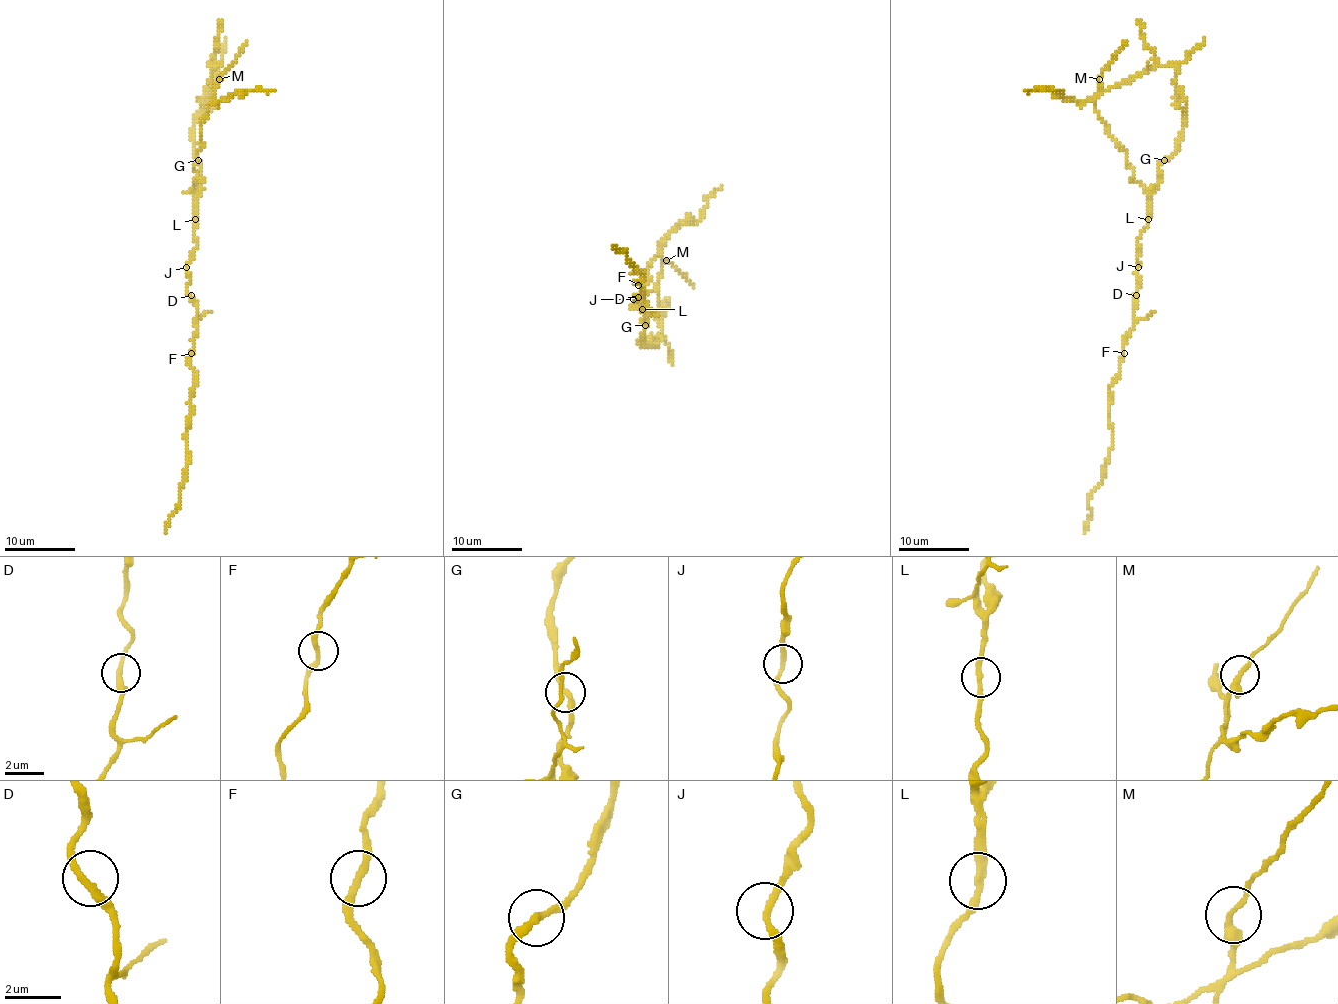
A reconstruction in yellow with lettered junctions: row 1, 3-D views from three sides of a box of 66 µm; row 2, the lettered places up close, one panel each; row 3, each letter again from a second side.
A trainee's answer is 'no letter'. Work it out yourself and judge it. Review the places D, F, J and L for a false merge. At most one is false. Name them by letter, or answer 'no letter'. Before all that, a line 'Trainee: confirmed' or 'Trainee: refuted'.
Trainee: refuted
L

